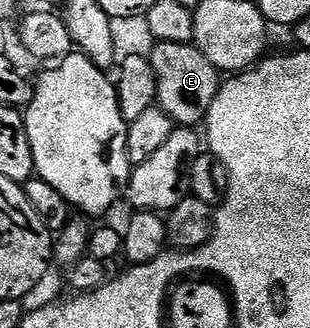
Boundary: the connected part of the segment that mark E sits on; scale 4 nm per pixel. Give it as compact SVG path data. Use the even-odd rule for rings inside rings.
M156 42L150 61L156 77L156 101L180 128L196 128L207 119L210 104L222 85L221 71L217 70L206 56L192 44Z

